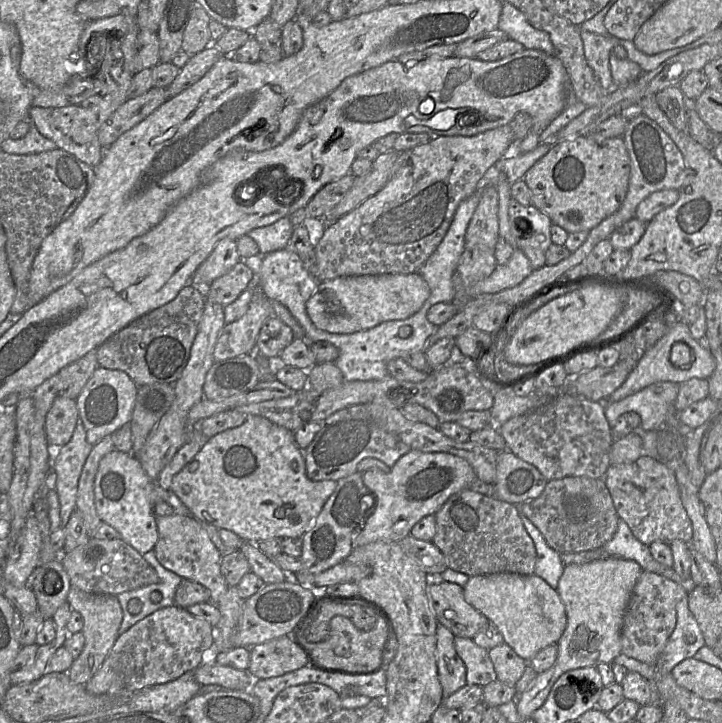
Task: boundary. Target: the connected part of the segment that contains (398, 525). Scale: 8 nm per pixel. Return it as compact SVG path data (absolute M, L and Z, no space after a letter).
M411 450L398 459L385 473L376 470L367 470L362 473L364 485L374 495L375 506L372 514L364 521L353 536L353 549L359 546L378 541L399 542L409 536L412 527L423 517L434 515L447 499L469 486L476 479L476 475L470 464L463 458L444 452L421 452Z

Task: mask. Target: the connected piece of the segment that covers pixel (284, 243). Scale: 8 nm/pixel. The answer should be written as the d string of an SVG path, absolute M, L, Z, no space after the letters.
M288 217L281 218L271 225L255 228L246 235L254 239L260 256L289 247L295 226Z

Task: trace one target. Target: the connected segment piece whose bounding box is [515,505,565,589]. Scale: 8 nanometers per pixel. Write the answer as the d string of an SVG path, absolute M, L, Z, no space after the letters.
M521 505L515 506L527 533L535 545L537 560L534 574L546 581L553 589L556 589L565 568L561 554L546 543L540 531L523 514Z

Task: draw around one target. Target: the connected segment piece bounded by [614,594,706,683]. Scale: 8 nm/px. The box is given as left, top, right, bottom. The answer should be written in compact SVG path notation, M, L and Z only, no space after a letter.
M689 594L681 599L676 610L676 627L655 665L640 662L623 653L617 656L614 662L655 683L660 675L671 673L683 660L694 658L697 651L706 644L701 629L689 609Z

